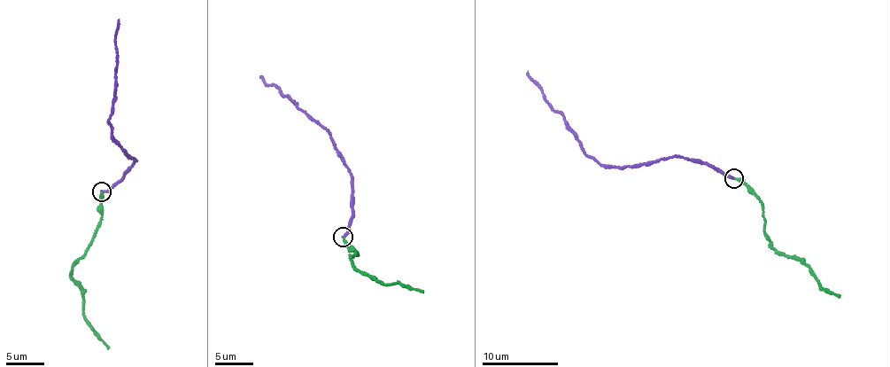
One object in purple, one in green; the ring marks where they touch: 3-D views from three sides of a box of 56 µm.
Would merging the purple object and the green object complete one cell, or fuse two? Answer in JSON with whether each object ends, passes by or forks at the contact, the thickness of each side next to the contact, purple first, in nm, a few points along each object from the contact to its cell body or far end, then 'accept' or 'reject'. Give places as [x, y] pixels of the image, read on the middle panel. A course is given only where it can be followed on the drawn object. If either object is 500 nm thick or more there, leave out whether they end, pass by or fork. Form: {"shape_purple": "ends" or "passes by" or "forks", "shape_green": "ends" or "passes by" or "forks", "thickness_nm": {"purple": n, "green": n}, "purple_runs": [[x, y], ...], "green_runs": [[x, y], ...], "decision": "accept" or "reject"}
{"shape_purple": "ends", "shape_green": "ends", "thickness_nm": {"purple": 280, "green": 260}, "purple_runs": [[344, 238], [352, 214], [351, 174], [326, 128], [273, 85], [267, 87], [259, 78]], "green_runs": [[344, 238], [356, 253], [356, 251], [352, 258], [353, 267], [388, 284], [398, 282], [423, 292]], "decision": "accept"}

